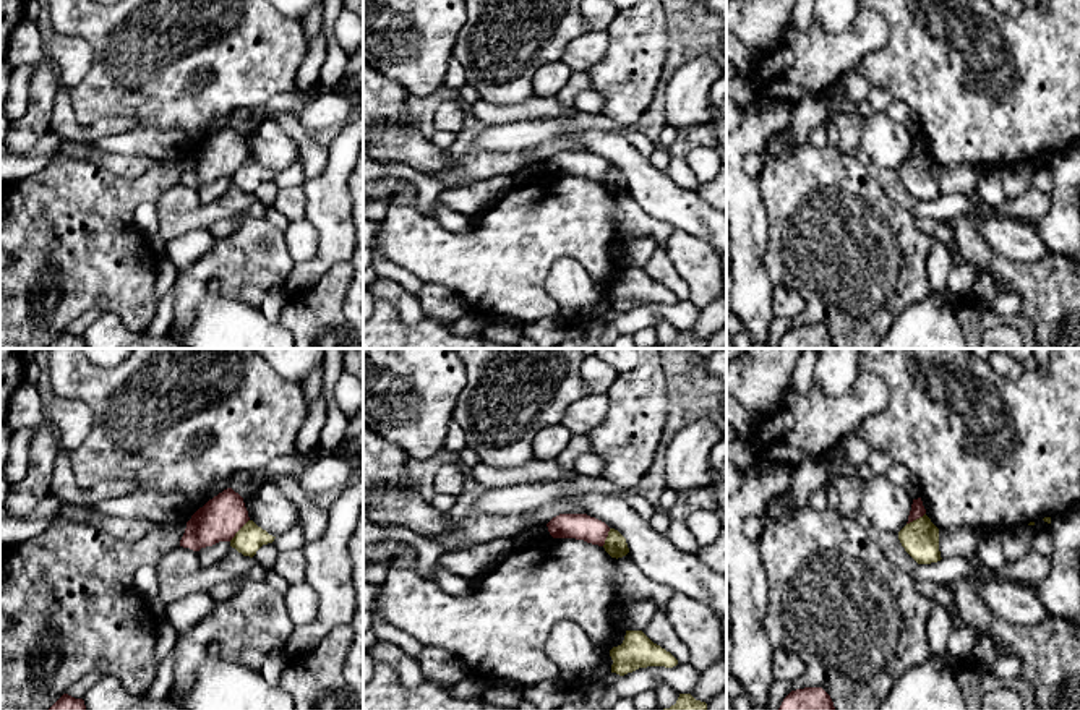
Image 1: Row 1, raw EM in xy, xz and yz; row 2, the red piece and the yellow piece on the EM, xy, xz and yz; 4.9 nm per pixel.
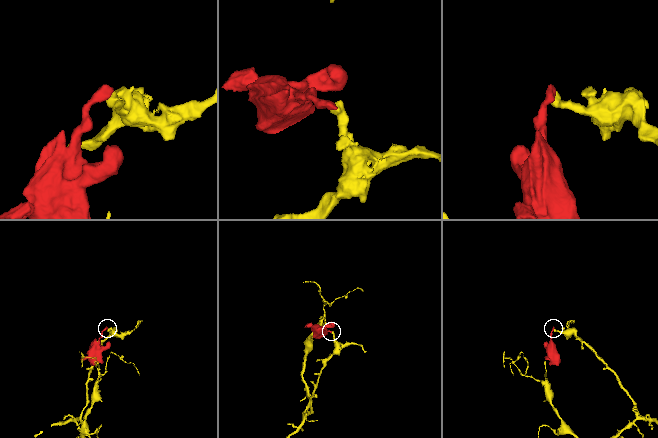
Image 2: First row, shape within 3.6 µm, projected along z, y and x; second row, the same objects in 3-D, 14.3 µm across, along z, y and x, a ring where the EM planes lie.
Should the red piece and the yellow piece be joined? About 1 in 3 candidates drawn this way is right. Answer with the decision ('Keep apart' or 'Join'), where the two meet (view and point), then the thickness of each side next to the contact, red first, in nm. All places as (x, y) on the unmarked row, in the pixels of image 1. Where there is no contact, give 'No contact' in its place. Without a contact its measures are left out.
Keep apart. Touches red at xy (239, 166). Thickness 220 nm (red) against 140 nm

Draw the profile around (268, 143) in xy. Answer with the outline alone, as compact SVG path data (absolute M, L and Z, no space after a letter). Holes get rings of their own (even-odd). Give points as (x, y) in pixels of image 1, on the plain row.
M264 120L243 135L250 157L279 173L300 157L297 143L272 120Z

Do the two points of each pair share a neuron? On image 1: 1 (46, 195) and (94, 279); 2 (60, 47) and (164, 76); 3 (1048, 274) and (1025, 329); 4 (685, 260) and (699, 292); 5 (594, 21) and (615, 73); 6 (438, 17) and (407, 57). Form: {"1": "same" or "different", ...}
{"1": "same", "2": "different", "3": "different", "4": "same", "5": "different", "6": "same"}

